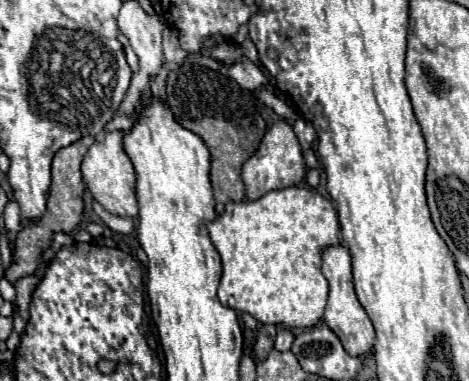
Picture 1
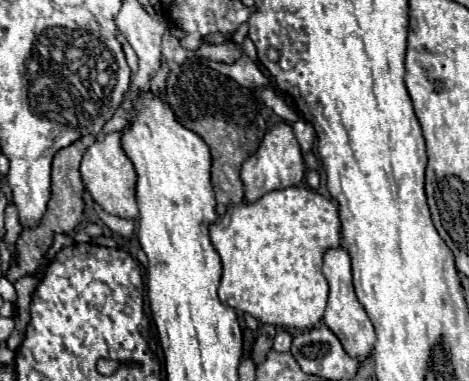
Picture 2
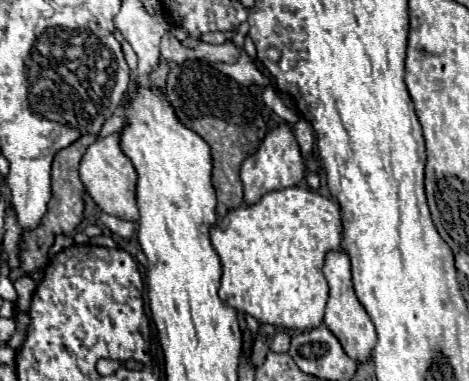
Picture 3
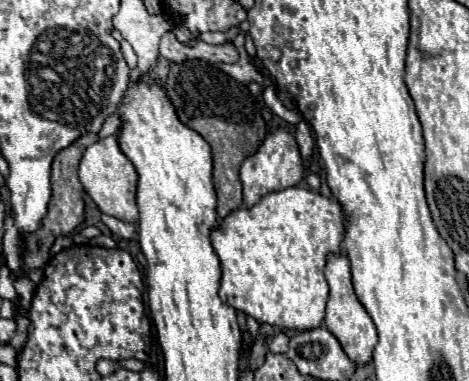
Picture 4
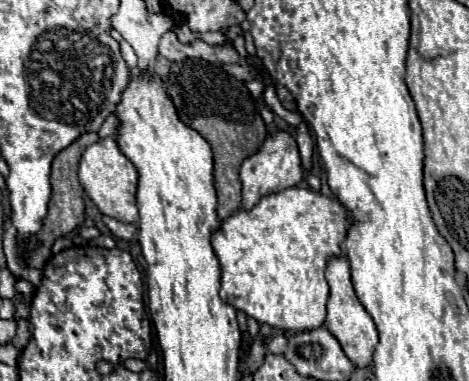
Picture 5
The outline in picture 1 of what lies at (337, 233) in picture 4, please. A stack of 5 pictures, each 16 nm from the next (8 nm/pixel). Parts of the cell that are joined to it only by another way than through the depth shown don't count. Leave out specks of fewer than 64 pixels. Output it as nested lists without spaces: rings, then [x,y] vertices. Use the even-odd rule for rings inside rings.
[[[290,186],[290,188],[282,188],[282,190],[274,190],[274,192],[268,192],[264,194],[262,198],[258,200],[240,200],[240,202],[228,202],[222,216],[216,216],[212,222],[208,222],[208,232],[210,232],[210,238],[212,238],[212,244],[216,246],[216,250],[220,252],[220,258],[222,258],[222,280],[220,280],[220,286],[218,286],[218,300],[224,304],[224,306],[230,306],[232,310],[240,310],[240,312],[248,312],[250,316],[254,316],[258,322],[262,324],[280,324],[280,326],[288,326],[288,328],[308,328],[308,326],[314,326],[322,314],[324,314],[324,304],[326,304],[326,298],[328,298],[328,286],[326,286],[326,280],[324,280],[324,274],[320,270],[322,266],[322,248],[324,246],[332,246],[332,244],[338,244],[340,242],[340,222],[338,222],[338,214],[332,206],[330,200],[326,200],[324,196],[316,194],[316,192],[310,192],[308,188],[298,188],[298,186]]]

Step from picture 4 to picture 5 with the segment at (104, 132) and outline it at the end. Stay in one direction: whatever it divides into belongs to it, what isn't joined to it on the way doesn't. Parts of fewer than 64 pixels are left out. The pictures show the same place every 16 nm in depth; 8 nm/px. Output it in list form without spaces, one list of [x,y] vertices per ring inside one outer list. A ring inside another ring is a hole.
[[[112,114],[112,116],[108,116],[108,120],[104,120],[104,124],[102,124],[102,128],[100,128],[100,132],[98,132],[98,136],[100,138],[106,138],[106,136],[112,136],[112,134],[116,134],[116,130],[118,130],[118,124],[120,124],[120,120]]]

